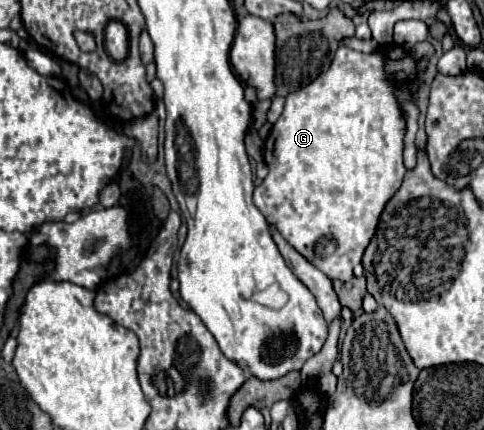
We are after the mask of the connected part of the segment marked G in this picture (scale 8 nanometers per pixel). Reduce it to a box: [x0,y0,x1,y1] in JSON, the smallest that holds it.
[254,45,428,281]

